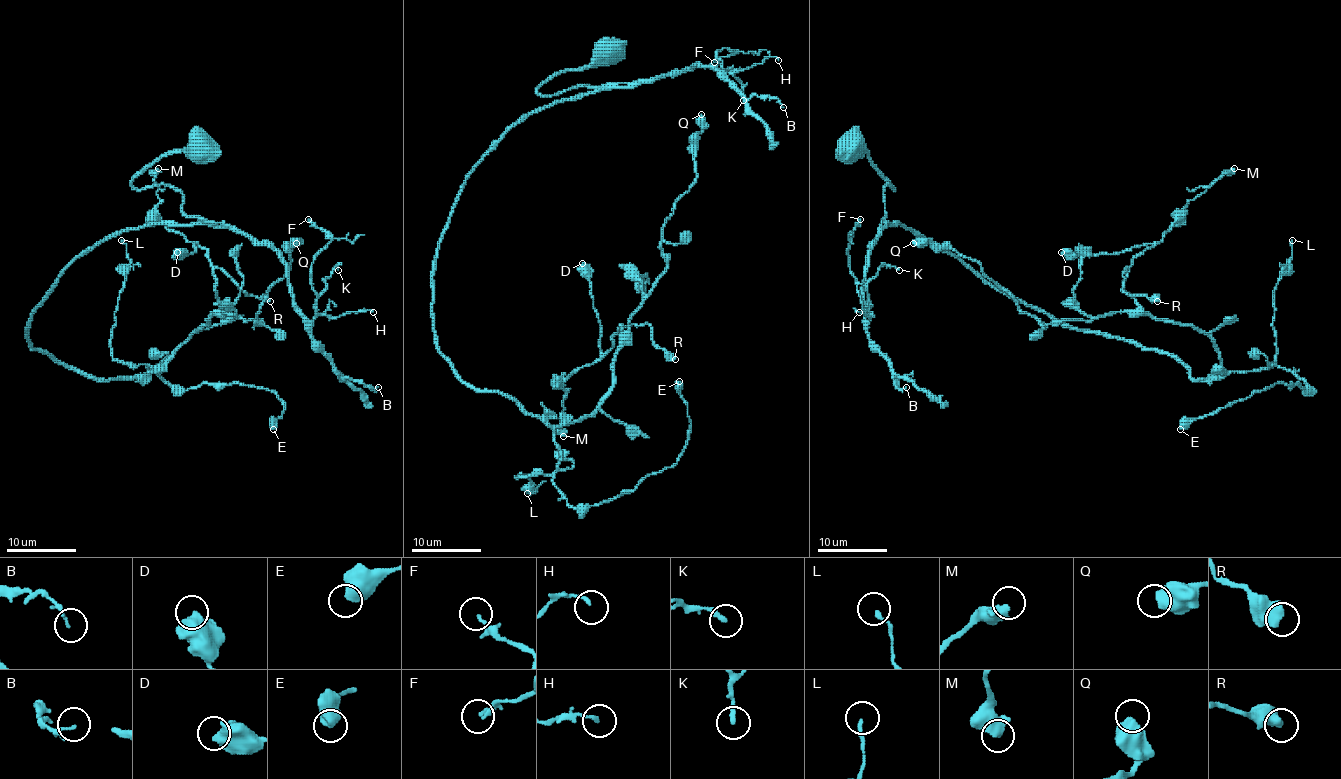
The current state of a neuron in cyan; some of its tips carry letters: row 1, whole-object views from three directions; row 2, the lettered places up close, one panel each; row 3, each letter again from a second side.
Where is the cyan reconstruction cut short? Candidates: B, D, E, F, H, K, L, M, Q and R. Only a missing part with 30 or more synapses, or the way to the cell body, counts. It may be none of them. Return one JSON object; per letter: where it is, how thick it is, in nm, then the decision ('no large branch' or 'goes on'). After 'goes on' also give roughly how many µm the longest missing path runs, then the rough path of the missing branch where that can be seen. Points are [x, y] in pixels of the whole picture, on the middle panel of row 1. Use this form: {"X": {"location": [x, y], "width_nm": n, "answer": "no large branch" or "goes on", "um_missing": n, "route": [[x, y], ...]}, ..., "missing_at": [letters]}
{"B": {"location": [783, 107], "width_nm": 70, "answer": "no large branch"}, "D": {"location": [582, 263], "width_nm": 750, "answer": "no large branch"}, "E": {"location": [679, 381], "width_nm": 600, "answer": "no large branch"}, "F": {"location": [714, 62], "width_nm": 80, "answer": "no large branch"}, "H": {"location": [778, 60], "width_nm": 140, "answer": "no large branch"}, "K": {"location": [743, 100], "width_nm": 200, "answer": "no large branch"}, "L": {"location": [527, 493], "width_nm": 140, "answer": "no large branch"}, "M": {"location": [563, 436], "width_nm": 550, "answer": "no large branch"}, "Q": {"location": [701, 114], "width_nm": 650, "answer": "no large branch"}, "R": {"location": [675, 359], "width_nm": 650, "answer": "no large branch"}, "missing_at": []}

